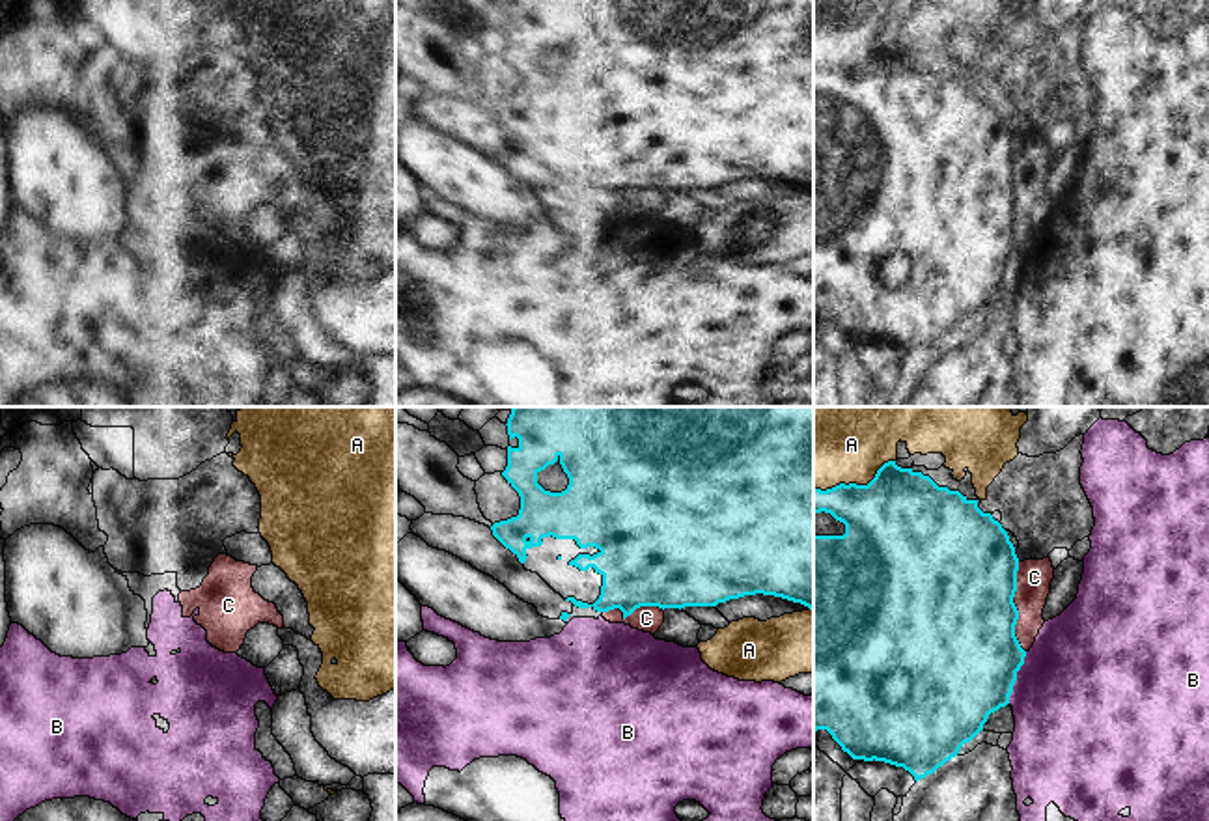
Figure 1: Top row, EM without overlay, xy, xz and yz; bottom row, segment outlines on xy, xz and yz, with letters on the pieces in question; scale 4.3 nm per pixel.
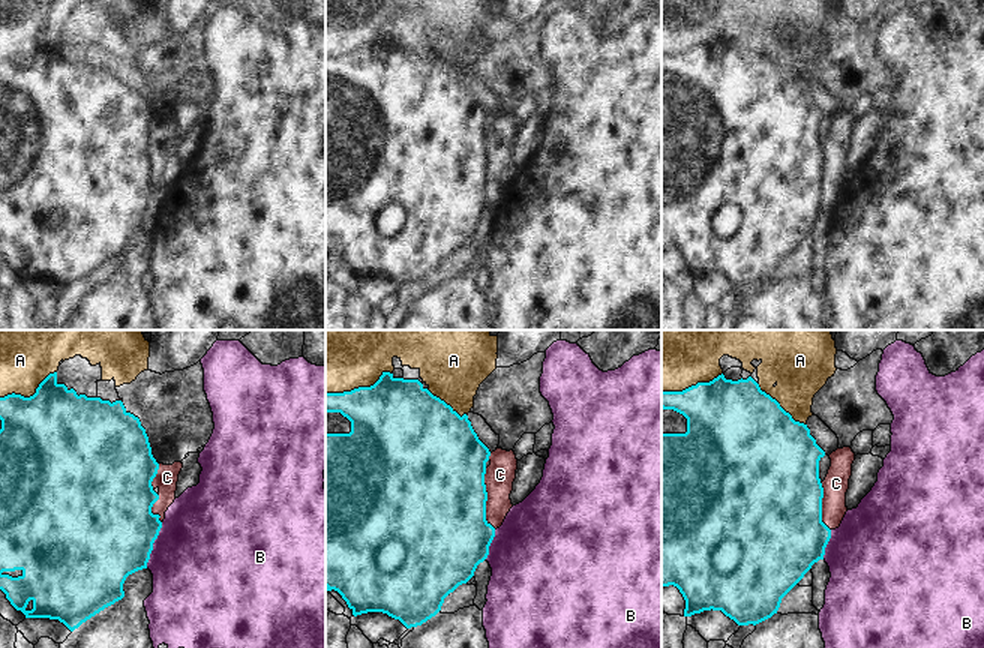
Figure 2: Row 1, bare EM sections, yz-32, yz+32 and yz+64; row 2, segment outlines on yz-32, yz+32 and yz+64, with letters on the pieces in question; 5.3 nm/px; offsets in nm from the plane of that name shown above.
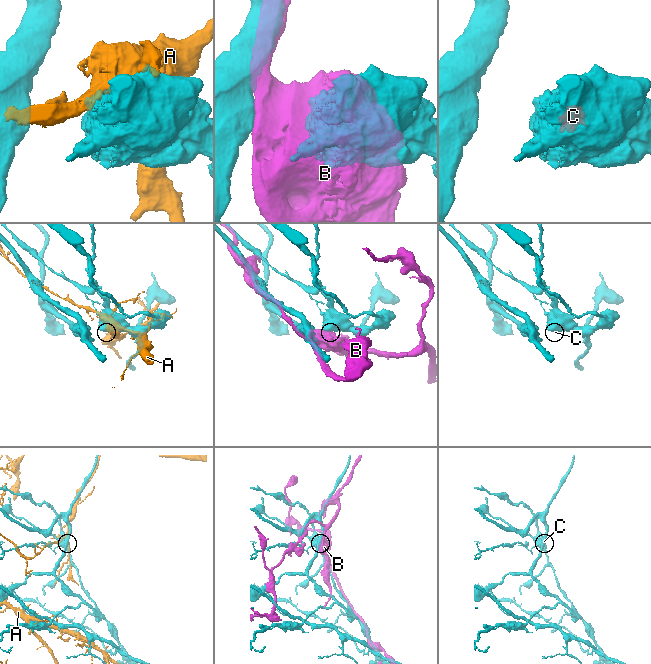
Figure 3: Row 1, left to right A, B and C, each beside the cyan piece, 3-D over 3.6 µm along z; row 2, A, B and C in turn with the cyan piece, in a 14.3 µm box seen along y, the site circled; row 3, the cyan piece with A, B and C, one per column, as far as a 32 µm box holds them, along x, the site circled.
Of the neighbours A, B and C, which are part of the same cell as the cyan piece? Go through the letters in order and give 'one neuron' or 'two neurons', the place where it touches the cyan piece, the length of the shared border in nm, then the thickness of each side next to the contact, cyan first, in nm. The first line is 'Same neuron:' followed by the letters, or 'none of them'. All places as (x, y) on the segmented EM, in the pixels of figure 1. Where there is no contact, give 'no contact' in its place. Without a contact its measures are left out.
Same neuron: none of them
A: two neurons; contact yz (855, 484); length 380 nm; calibres 440 and 480 nm
B: two neurons; contact yz (1015, 678); length 240 nm; calibres 500 and 500 nm
C: two neurons; contact yz (1015, 607); length 400 nm; calibres 480 and 150 nm

